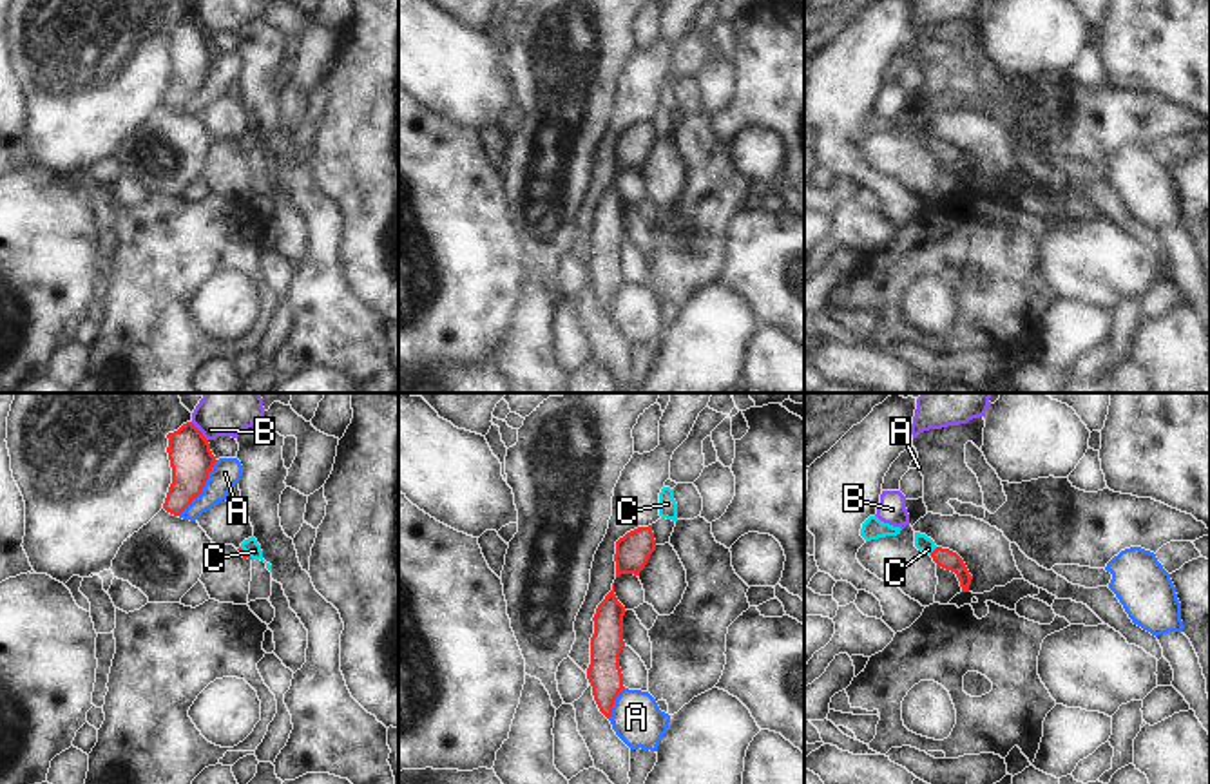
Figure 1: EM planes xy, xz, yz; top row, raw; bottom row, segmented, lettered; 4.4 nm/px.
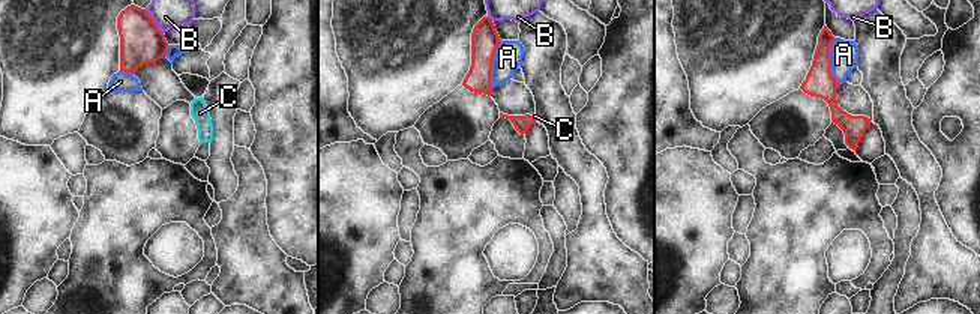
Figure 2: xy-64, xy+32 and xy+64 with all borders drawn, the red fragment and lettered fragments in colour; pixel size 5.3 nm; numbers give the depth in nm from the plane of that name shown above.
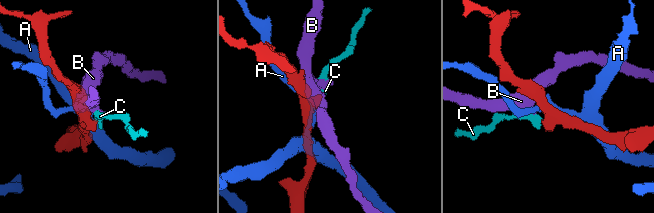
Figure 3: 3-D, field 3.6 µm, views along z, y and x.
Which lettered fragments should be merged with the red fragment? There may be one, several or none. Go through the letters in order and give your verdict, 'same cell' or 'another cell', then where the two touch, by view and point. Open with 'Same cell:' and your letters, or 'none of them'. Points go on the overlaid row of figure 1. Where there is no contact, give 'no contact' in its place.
Same cell: C
A: another cell | xy (203, 486)
B: another cell | xy (200, 431)
C: same cell | yz (933, 551)

